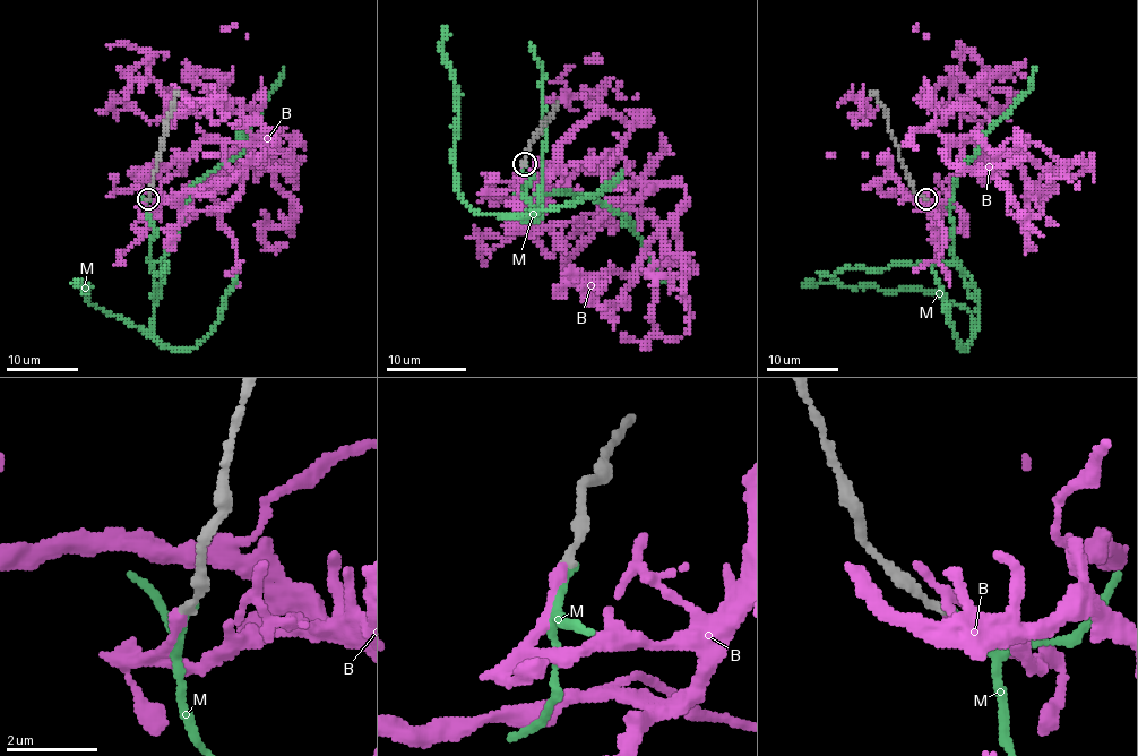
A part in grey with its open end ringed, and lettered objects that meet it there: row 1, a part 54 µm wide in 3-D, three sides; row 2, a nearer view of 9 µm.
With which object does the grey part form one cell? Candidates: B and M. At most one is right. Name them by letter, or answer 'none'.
M

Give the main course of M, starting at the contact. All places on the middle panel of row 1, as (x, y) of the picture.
M: (523, 162), (531, 216), (539, 214), (542, 192), (591, 196), (628, 218), (674, 284)

